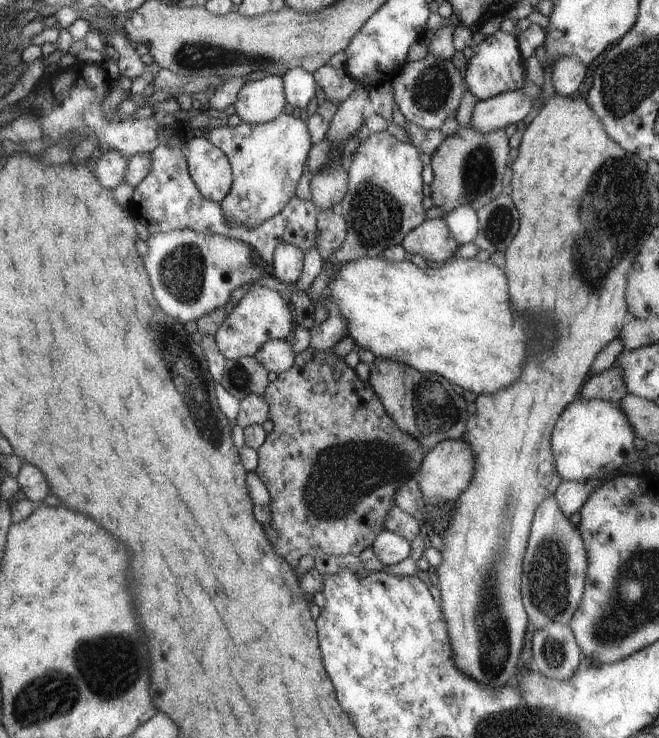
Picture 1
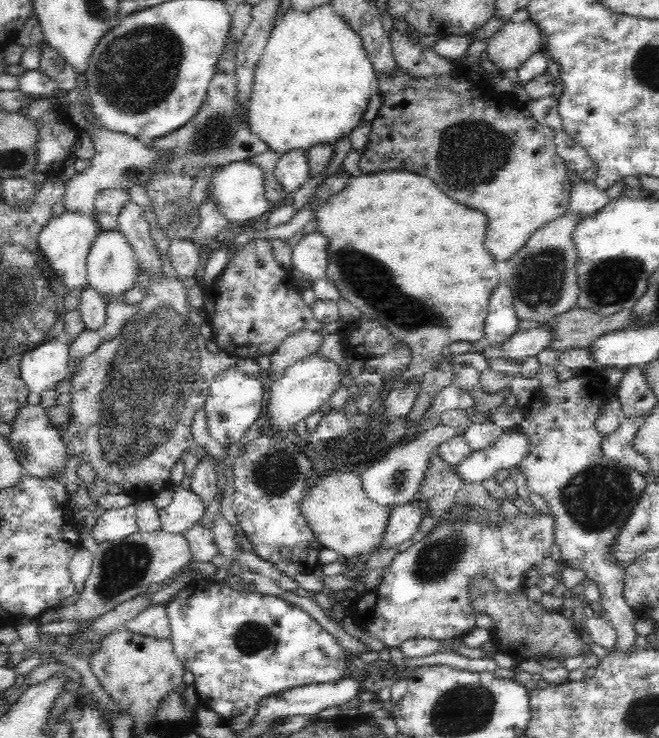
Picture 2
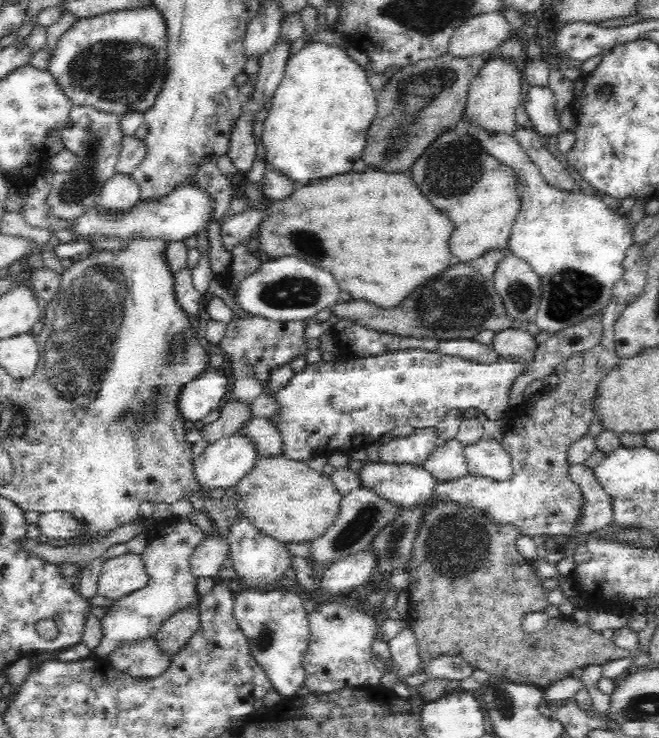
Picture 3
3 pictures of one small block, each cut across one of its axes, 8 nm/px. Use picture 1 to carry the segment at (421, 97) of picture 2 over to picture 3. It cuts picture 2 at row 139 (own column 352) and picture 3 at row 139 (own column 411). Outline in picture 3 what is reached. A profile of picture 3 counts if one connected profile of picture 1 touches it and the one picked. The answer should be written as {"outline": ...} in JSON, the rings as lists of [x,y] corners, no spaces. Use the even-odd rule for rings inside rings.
{"outline":[[[461,123],[436,138],[436,142],[414,162],[410,173],[416,186],[424,196],[430,196],[428,202],[452,218],[454,230],[448,248],[450,254],[456,256],[454,261],[468,264],[488,250],[507,248],[508,236],[521,206],[511,170],[512,167],[502,165],[497,158],[486,154],[478,138]]]}

